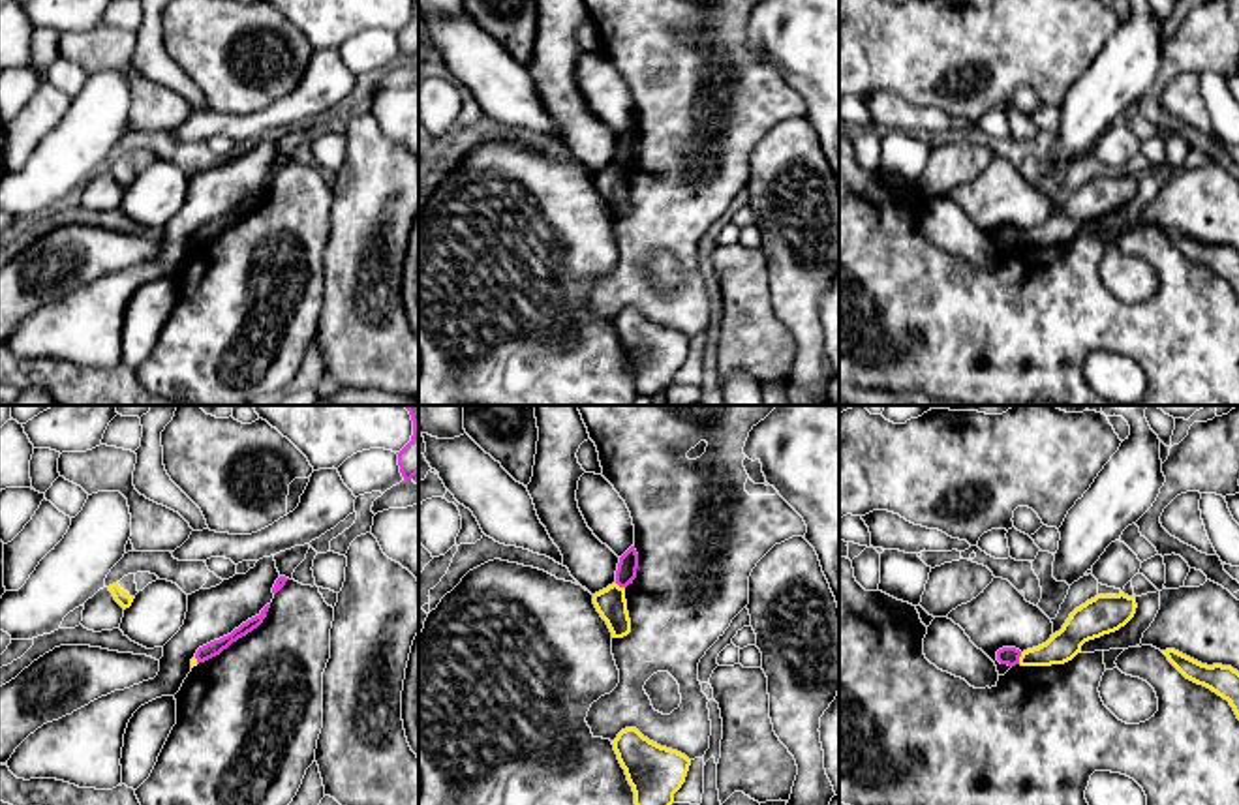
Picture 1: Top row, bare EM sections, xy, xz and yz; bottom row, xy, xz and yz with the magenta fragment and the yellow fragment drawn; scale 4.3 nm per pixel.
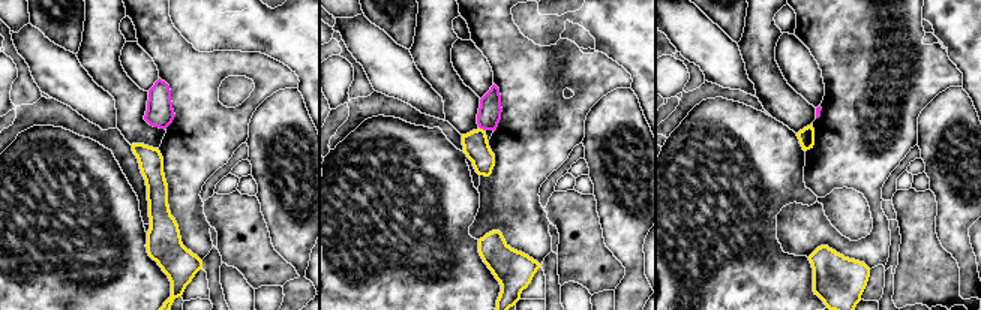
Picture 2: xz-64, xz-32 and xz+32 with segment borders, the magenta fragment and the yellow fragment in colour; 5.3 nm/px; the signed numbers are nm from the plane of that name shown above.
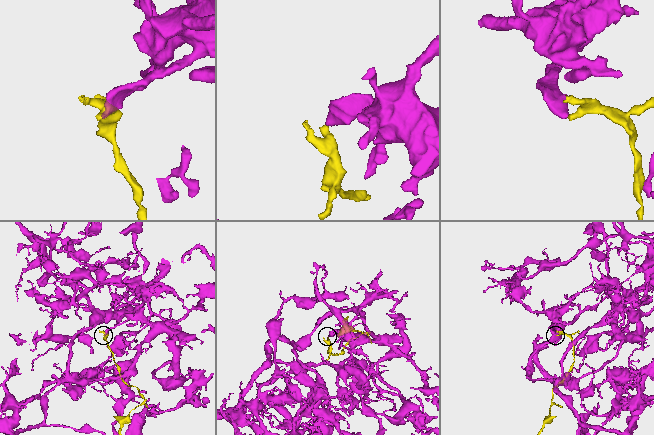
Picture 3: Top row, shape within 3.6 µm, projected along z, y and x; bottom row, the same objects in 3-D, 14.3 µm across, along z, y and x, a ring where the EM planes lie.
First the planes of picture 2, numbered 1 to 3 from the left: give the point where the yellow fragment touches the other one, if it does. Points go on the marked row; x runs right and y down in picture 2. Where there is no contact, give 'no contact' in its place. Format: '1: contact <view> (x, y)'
1: no contact
2: contact xz-32 (482, 128)
3: no contact

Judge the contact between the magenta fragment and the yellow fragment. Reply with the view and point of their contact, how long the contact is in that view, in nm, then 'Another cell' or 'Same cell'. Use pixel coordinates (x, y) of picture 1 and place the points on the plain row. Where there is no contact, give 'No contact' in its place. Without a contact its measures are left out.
Touches magenta at yz (1018, 239). Shared border 50 nm. Another cell

